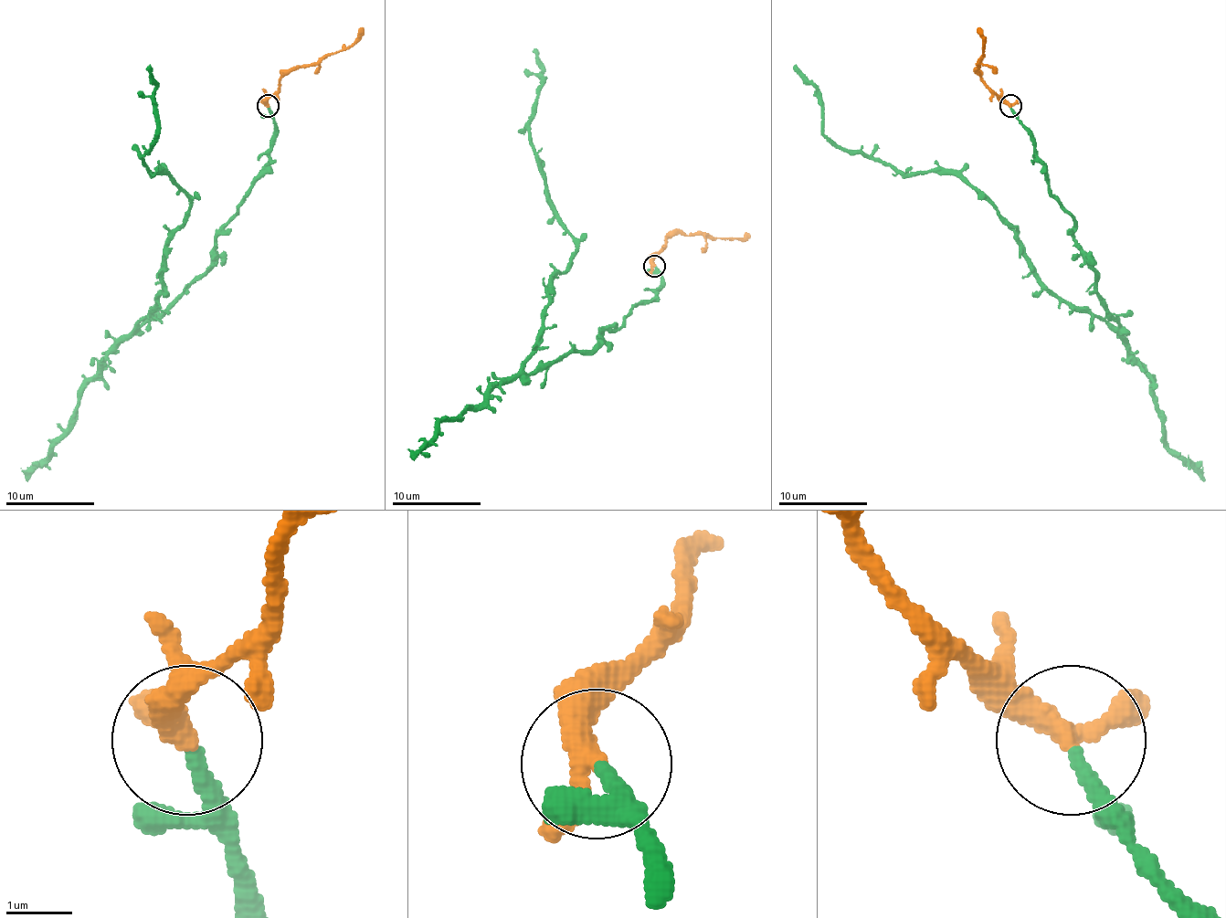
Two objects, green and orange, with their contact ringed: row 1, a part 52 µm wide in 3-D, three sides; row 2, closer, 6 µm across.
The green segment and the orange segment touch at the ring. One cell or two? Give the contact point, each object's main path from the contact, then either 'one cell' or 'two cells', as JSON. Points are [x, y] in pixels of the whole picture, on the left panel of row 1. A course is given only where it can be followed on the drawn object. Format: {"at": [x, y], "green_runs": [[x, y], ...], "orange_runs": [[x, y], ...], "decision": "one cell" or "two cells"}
{"at": [268, 105], "green_runs": [[268, 107], [270, 163], [224, 227], [215, 260], [139, 327], [190, 200], [143, 163], [157, 131], [150, 65]], "orange_runs": [[268, 105], [268, 99], [283, 76], [299, 67], [317, 65], [323, 58], [346, 49], [364, 27]], "decision": "one cell"}

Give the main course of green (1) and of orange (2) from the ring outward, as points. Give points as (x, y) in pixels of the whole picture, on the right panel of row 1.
1: (1009, 107), (1116, 327), (1056, 296), (1014, 227), (952, 174), (850, 153), (823, 131), (820, 94), (794, 65)
2: (1009, 105), (980, 76), (978, 65), (983, 58), (983, 49), (978, 27)

